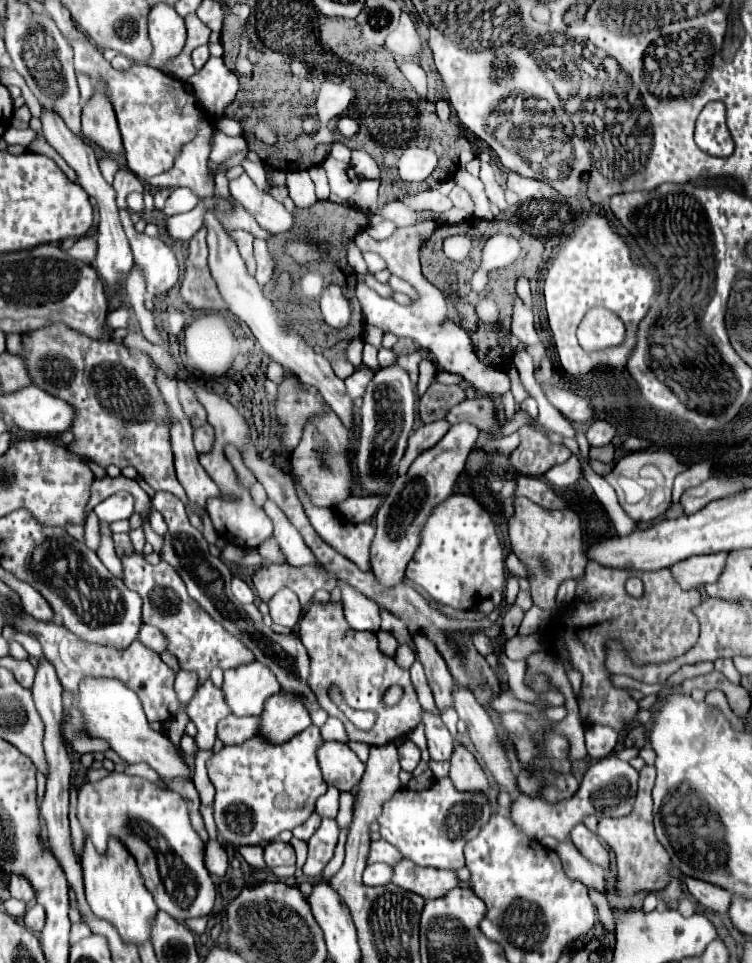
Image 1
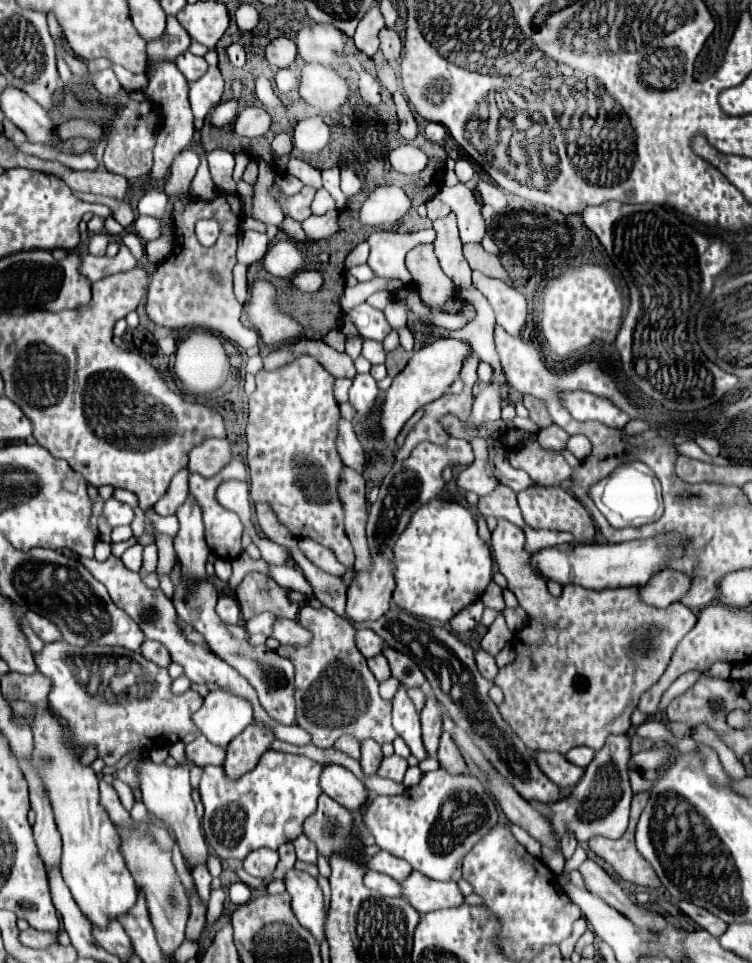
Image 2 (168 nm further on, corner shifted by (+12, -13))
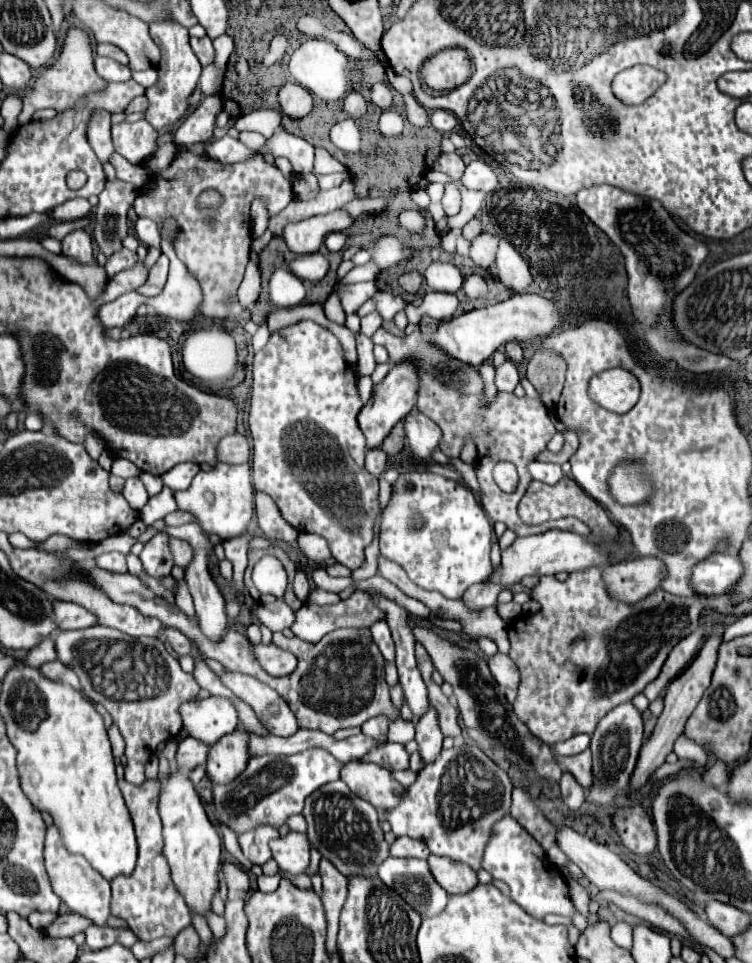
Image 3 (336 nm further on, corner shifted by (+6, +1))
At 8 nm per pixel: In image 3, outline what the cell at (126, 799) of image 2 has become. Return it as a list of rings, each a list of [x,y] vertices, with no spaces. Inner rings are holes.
[[[93,625],[87,629],[73,629],[73,631],[61,631],[55,637],[55,651],[57,651],[57,659],[59,661],[71,661],[69,667],[79,675],[81,681],[81,689],[83,695],[93,701],[103,705],[109,715],[113,717],[113,723],[119,727],[123,739],[125,739],[125,757],[127,757],[127,765],[125,765],[125,779],[131,785],[141,785],[145,781],[143,775],[143,767],[147,763],[147,759],[155,753],[155,747],[165,739],[165,733],[169,737],[177,737],[183,723],[181,723],[181,701],[183,699],[195,699],[199,693],[199,685],[193,679],[193,675],[185,673],[179,665],[179,661],[167,651],[165,643],[161,639],[153,639],[153,637],[129,637],[117,629],[109,629],[109,627],[101,627],[101,625]]]

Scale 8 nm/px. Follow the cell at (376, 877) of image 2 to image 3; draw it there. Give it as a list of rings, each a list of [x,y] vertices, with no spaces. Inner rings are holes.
[[[389,857],[379,865],[381,881],[393,887],[421,917],[437,915],[445,909],[449,893],[445,893],[433,879],[427,861]]]

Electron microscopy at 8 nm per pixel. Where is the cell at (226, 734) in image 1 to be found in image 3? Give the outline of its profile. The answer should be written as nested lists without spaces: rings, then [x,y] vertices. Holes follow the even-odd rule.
[[[185,737],[179,741],[175,761],[185,771],[193,771],[197,765],[205,765],[207,755],[209,755],[209,745],[205,745],[203,741],[197,741],[195,737]]]

